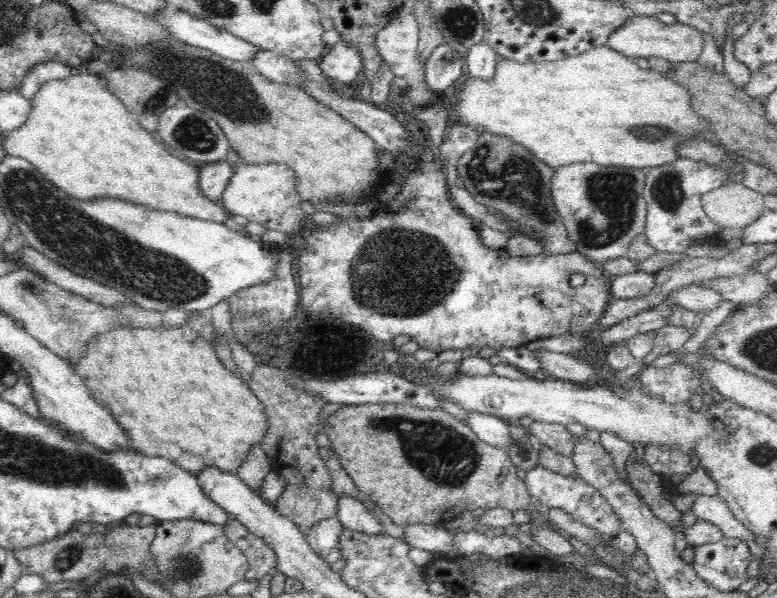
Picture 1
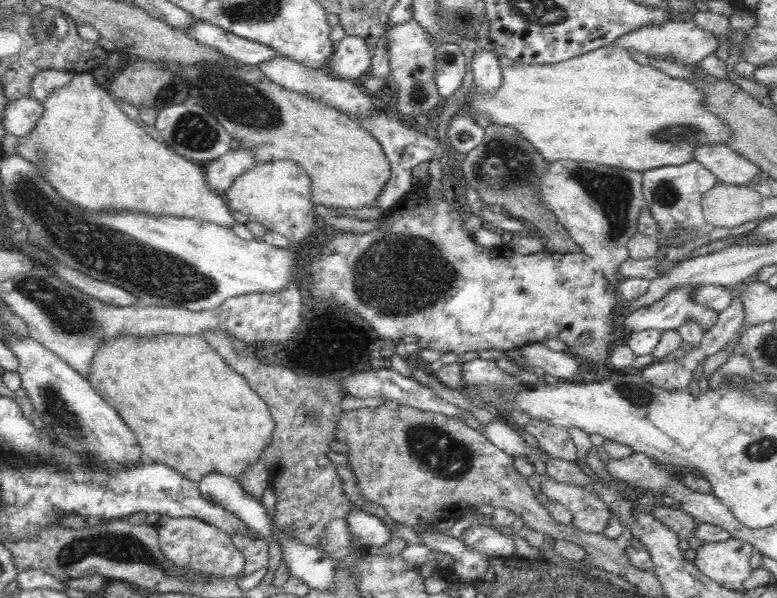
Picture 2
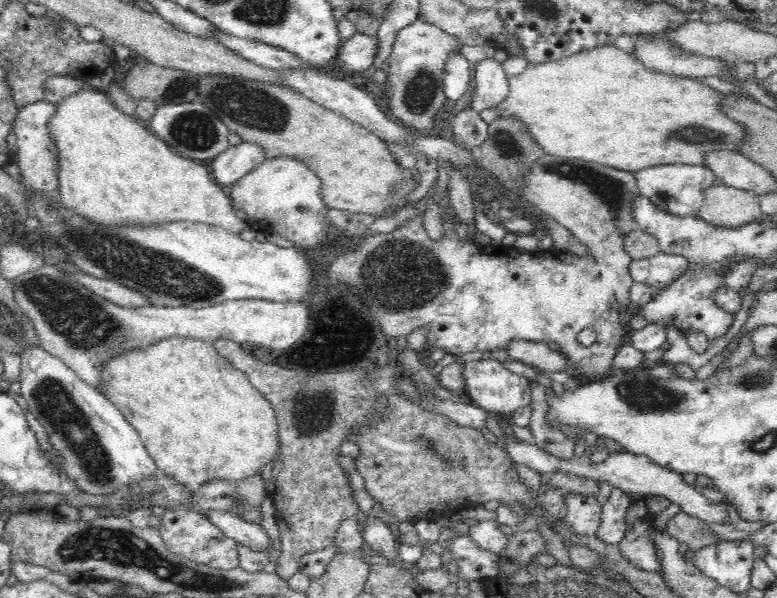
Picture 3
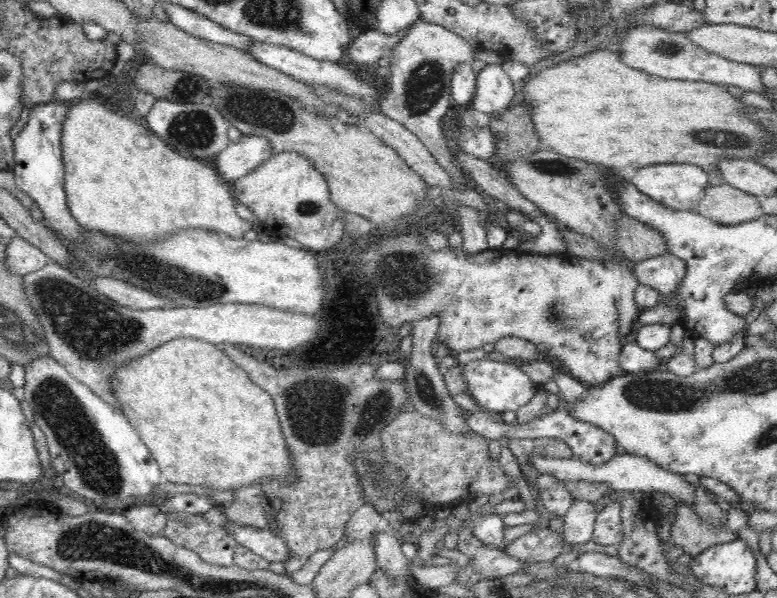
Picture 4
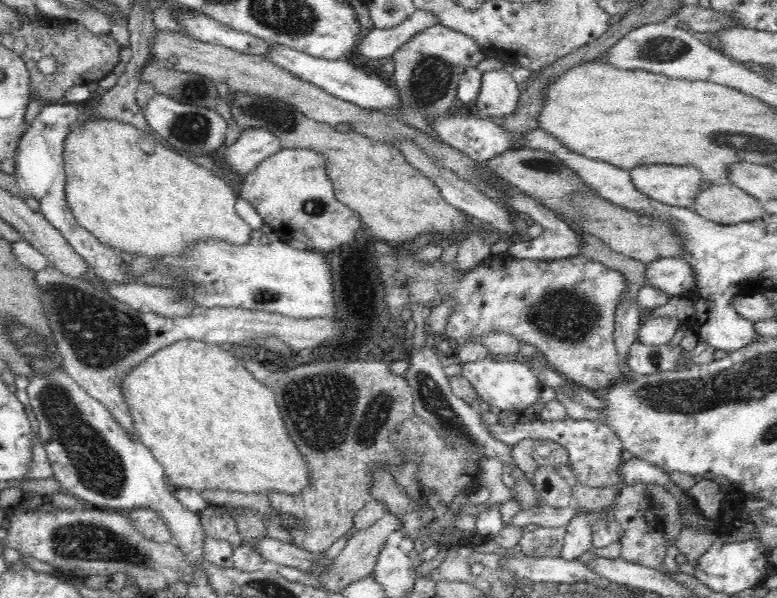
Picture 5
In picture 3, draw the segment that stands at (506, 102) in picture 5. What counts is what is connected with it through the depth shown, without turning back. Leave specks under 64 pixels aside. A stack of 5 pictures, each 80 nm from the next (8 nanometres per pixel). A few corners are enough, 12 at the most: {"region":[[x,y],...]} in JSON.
{"region":[[493,58],[476,64],[470,108],[482,112],[510,94],[503,64]]}

